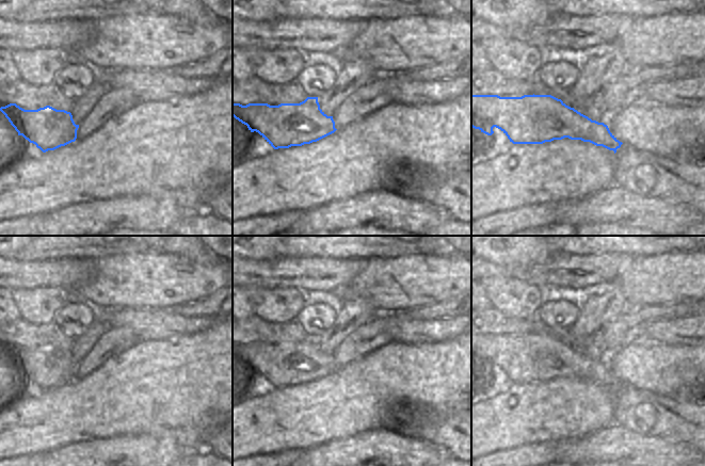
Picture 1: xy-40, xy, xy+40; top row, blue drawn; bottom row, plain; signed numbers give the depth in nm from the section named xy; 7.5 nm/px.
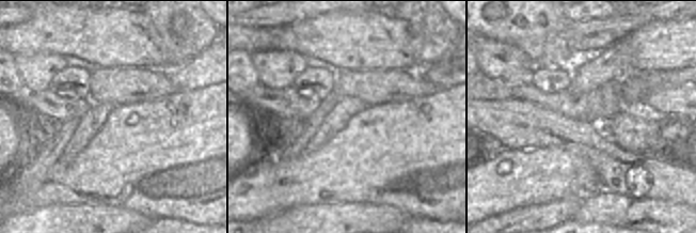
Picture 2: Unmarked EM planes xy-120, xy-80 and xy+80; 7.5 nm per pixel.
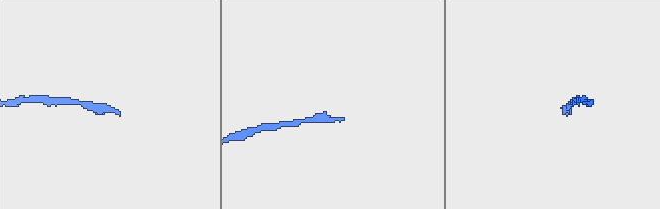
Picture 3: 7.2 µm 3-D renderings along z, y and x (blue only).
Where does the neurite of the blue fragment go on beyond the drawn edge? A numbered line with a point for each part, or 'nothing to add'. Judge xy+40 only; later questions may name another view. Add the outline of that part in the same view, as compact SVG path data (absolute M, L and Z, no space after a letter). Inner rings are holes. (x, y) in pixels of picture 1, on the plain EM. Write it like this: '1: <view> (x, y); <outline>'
1: xy+40 (682, 419); M622 383L614 393L614 423L641 436L688 443L705 455L705 401L688 395L658 396Z

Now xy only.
nothing to add

